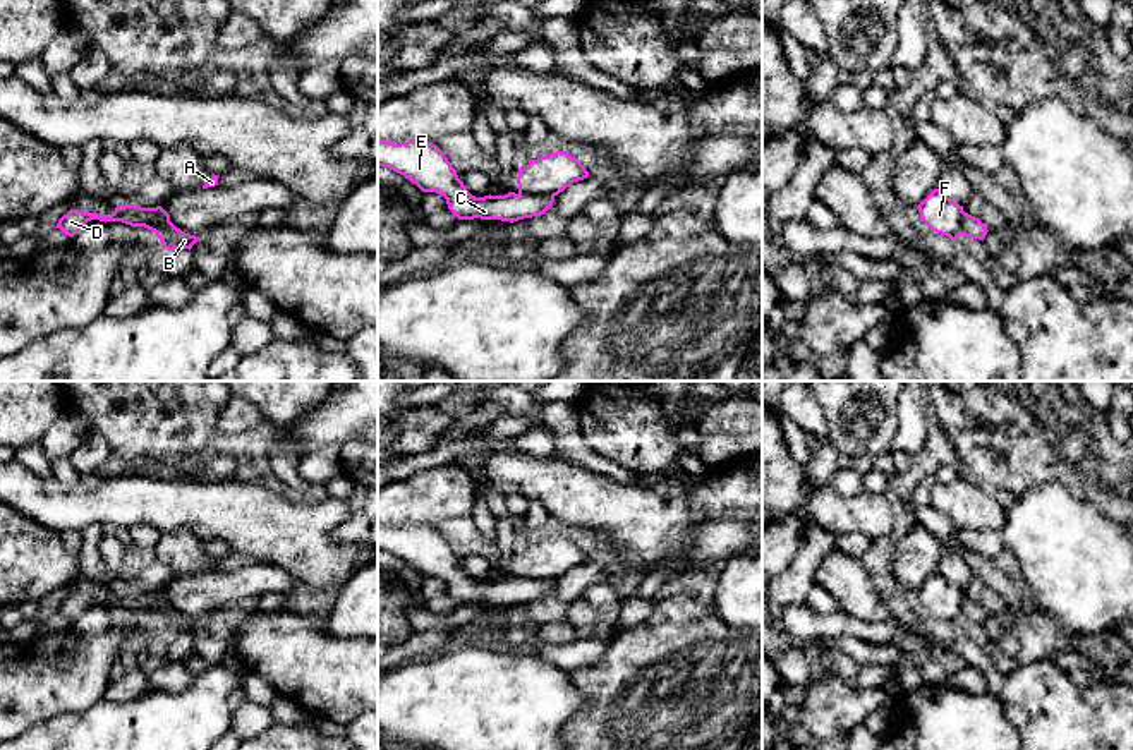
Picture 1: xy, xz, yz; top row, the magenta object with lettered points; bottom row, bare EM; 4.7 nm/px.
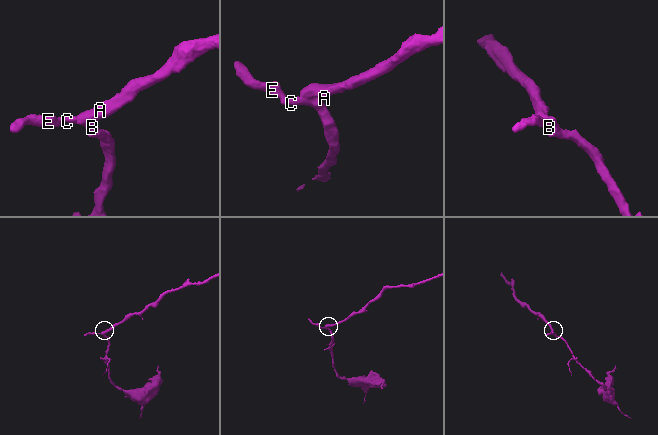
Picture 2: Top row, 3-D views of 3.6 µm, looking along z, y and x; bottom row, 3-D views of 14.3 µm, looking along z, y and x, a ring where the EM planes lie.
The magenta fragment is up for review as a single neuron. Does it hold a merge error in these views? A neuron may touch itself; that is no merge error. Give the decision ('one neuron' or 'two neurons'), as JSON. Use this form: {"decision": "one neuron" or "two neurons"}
{"decision": "two neurons"}

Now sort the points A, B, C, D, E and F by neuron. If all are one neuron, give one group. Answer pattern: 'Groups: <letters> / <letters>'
Groups: A F / B C D E

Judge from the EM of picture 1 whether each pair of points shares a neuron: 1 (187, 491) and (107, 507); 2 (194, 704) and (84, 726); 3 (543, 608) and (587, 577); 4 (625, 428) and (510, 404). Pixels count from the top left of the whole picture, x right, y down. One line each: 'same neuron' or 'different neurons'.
1: same neuron
2: same neuron
3: same neuron
4: different neurons

